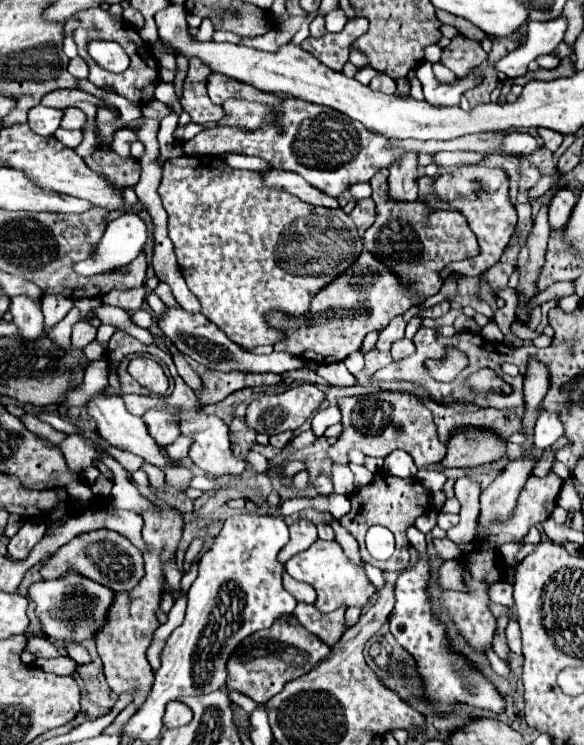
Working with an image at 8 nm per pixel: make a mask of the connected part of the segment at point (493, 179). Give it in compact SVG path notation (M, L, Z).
M460 167L456 173L452 175L442 175L436 183L434 183L434 193L438 197L438 201L442 203L450 203L454 209L458 209L470 229L476 233L478 243L480 243L480 255L474 259L466 259L466 261L458 261L454 265L450 265L450 269L456 269L460 273L468 273L468 275L482 275L488 267L492 267L494 263L498 263L504 247L508 245L514 227L516 227L516 209L508 199L508 177L504 171L500 169L488 169L488 167Z

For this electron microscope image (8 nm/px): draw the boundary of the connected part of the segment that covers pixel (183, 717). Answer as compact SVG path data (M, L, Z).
M174 701L174 703L166 705L166 713L162 717L162 723L168 729L176 729L176 727L182 727L182 725L190 723L190 719L192 719L192 711L186 705Z

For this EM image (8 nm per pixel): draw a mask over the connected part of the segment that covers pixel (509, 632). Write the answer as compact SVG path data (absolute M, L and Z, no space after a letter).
M512 619L506 627L506 639L508 639L508 647L512 653L522 653L522 647L520 647L520 627L518 627L518 621Z

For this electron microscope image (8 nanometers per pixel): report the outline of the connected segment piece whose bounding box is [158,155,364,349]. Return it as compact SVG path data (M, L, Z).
M182 155L182 157L176 157L176 159L170 159L164 163L164 177L162 177L162 183L158 187L158 193L162 197L162 203L164 203L164 209L168 211L168 231L170 231L170 239L176 247L176 255L178 255L178 265L182 269L182 275L190 287L190 291L198 297L200 305L202 305L202 315L206 315L214 325L220 327L220 331L226 333L226 337L242 347L258 347L258 345L274 345L282 333L278 333L276 329L268 327L266 325L266 319L264 319L264 313L268 309L280 309L280 311L286 311L290 315L302 315L308 311L310 307L310 301L312 297L326 285L330 283L332 279L338 277L338 273L346 271L354 259L362 253L362 239L358 237L358 231L356 231L356 225L352 223L352 219L342 211L342 209L326 209L326 207L314 207L310 203L304 203L300 201L298 197L286 193L286 191L278 191L278 189L272 189L272 187L266 187L264 185L264 179L262 179L262 173L258 171L246 171L246 169L234 169L230 167L222 157L188 157L188 155Z

